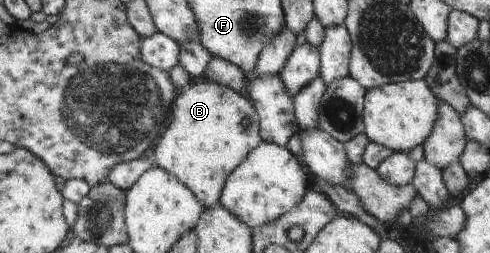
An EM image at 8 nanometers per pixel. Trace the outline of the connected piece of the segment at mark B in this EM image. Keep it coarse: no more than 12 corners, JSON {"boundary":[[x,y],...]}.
{"boundary":[[204,78],[178,92],[154,163],[203,208],[262,140],[253,104]]}

